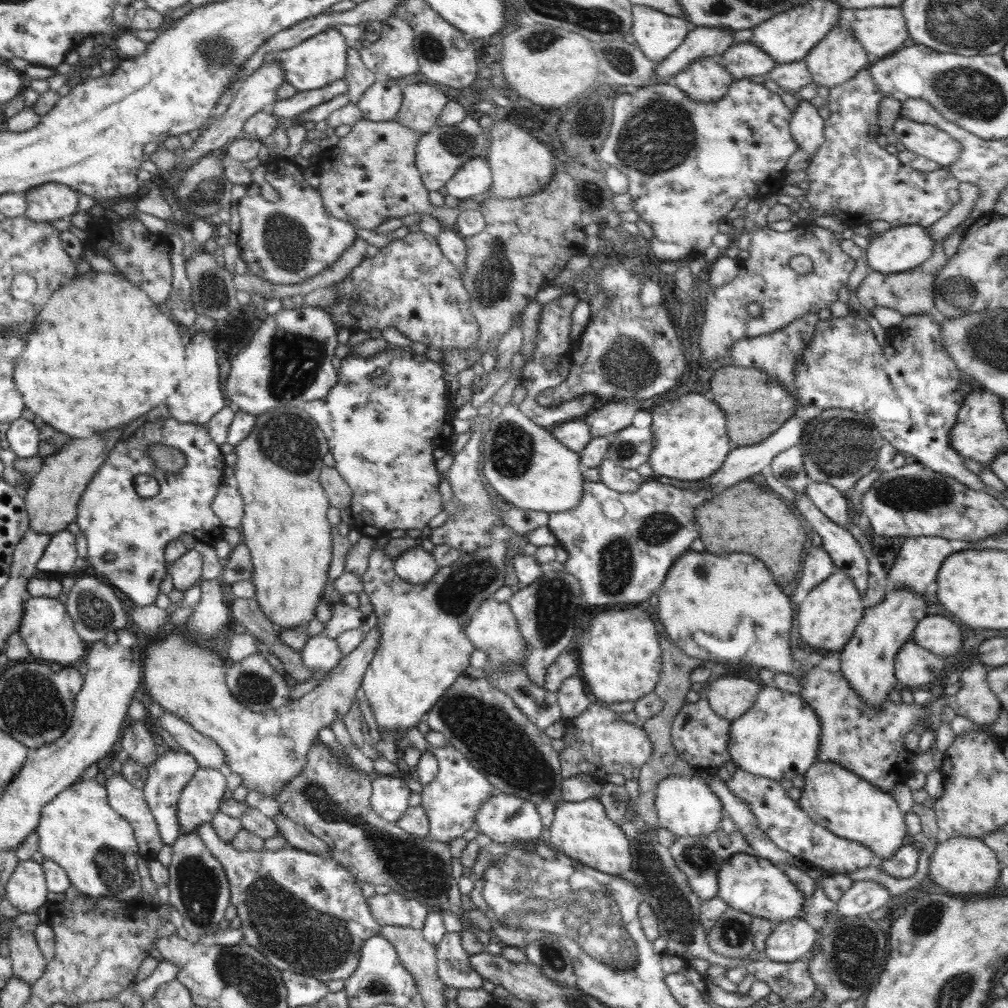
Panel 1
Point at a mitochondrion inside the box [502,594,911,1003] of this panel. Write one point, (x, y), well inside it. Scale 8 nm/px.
(856, 951)

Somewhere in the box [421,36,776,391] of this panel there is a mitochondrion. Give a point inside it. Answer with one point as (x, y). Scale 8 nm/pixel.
(660, 137)

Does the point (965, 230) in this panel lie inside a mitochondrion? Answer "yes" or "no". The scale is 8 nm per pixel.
no

